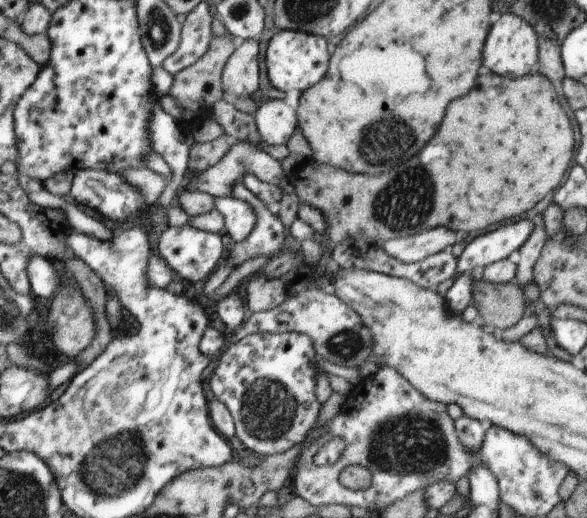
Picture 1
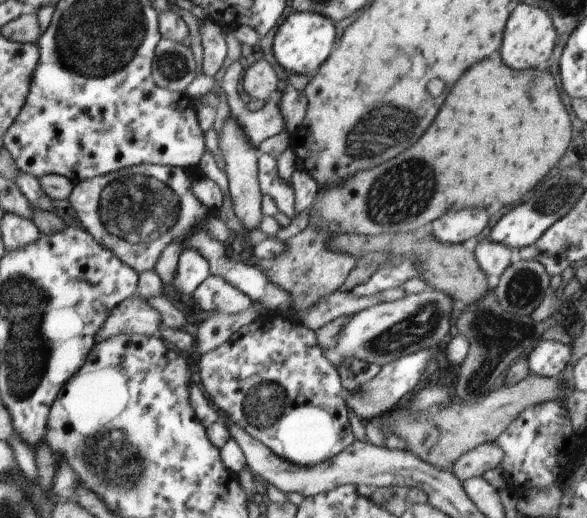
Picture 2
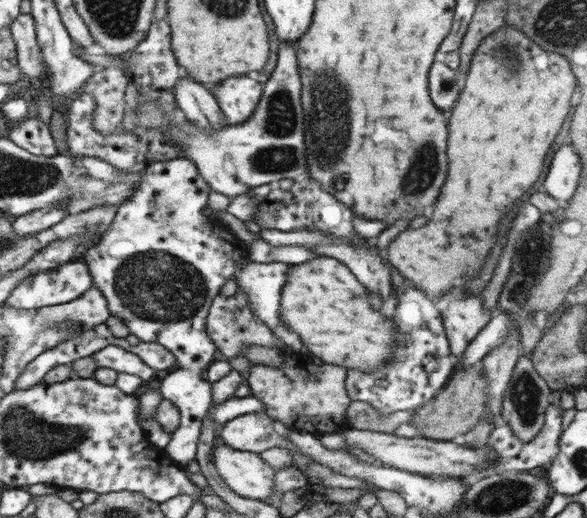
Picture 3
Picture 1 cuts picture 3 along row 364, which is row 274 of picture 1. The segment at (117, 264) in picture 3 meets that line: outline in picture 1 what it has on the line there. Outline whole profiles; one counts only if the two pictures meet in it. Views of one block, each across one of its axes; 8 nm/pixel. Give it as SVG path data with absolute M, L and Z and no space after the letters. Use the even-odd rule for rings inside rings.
M192 225L168 226L160 235L158 252L172 271L179 274L186 282L206 282L206 278L209 278L208 274L218 266L224 254L224 244L218 233L198 228L194 230Z

